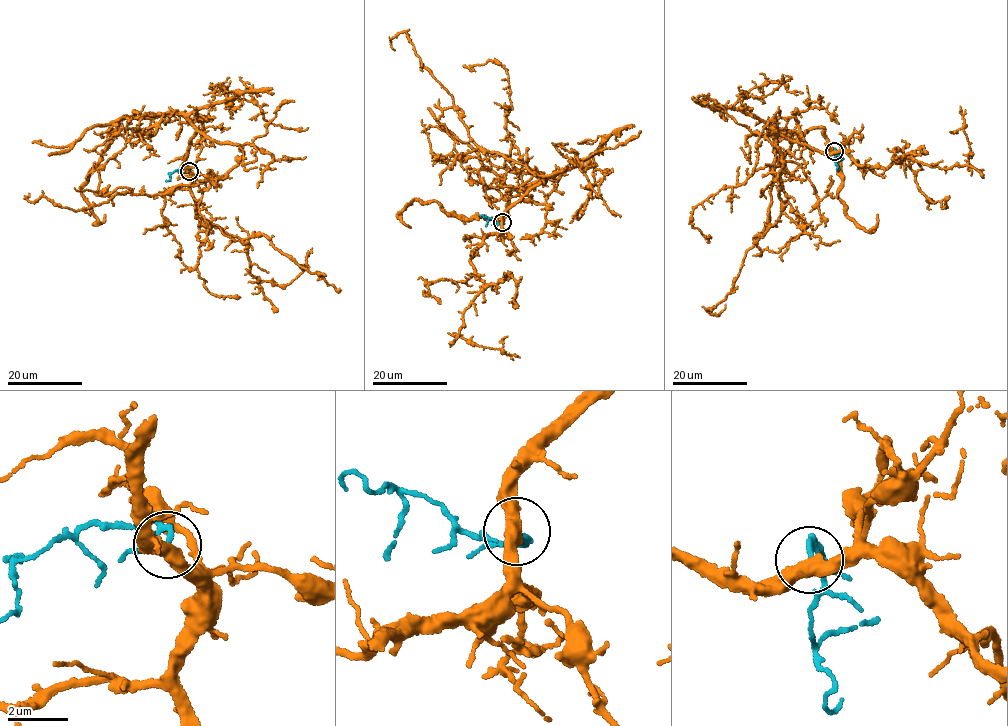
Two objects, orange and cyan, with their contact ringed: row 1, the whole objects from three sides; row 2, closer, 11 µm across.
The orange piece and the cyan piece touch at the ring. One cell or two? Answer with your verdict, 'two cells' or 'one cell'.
one cell

